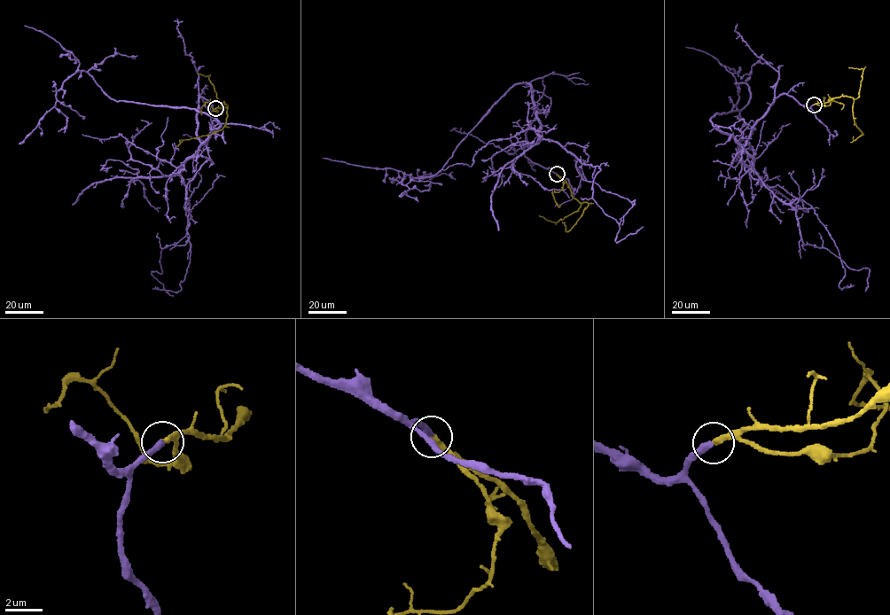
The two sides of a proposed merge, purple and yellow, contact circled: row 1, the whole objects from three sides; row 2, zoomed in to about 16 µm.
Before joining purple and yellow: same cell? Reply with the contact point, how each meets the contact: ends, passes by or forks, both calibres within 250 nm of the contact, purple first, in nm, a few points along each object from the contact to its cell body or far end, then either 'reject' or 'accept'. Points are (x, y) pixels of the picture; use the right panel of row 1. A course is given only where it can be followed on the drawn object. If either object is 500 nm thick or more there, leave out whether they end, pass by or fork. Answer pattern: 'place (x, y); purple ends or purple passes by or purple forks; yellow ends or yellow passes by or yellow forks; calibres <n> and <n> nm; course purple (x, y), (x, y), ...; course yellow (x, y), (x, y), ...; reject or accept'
place (814, 105); purple ends; yellow ends; calibres 360 and 280 nm; course purple (814, 105), (783, 94), (738, 144), (710, 121), (747, 104), (749, 88), (737, 83), (744, 121), (735, 161); course yellow (814, 105), (826, 103), (842, 96), (852, 98), (854, 120), (863, 134), (854, 140), (853, 136); accept

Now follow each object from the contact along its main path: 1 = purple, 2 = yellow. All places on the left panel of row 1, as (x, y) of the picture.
1: (214, 108), (199, 94), (201, 143), (220, 125), (214, 119), (116, 101), (77, 71), (19, 144)
2: (214, 108), (222, 108), (224, 103), (228, 106), (223, 128), (206, 136), (180, 140), (178, 144), (183, 141)

